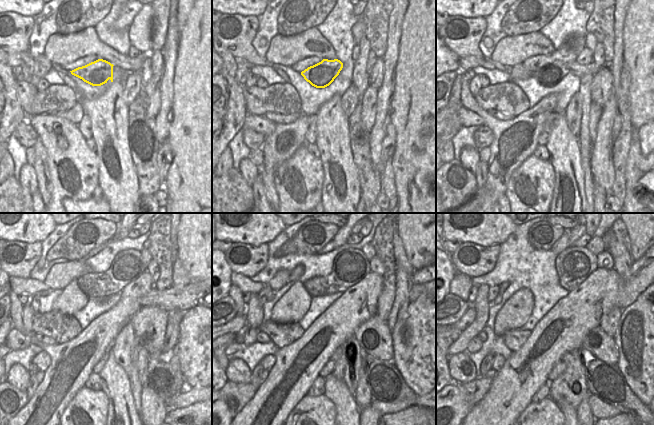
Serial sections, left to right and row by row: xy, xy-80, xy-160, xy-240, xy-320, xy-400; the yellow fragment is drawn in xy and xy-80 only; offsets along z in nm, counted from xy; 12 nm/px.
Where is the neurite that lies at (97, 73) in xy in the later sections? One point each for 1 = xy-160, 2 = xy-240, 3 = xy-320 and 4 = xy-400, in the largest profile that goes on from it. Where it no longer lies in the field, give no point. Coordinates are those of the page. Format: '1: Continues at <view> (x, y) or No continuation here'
1: Continues at xy-160 (550, 75)
2: Continues at xy-240 (168, 300)
3: Continues at xy-320 (415, 291)
4: No continuation here.

